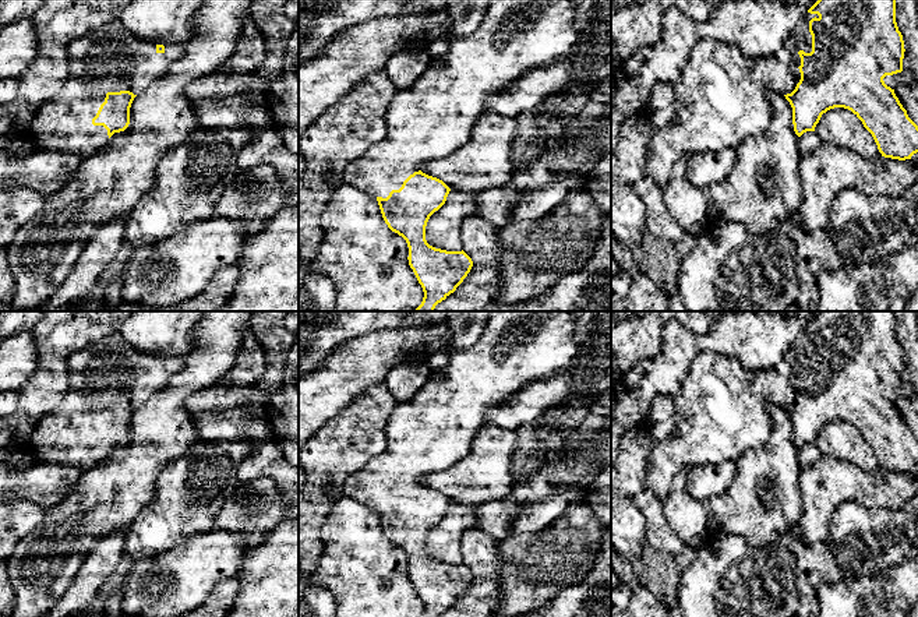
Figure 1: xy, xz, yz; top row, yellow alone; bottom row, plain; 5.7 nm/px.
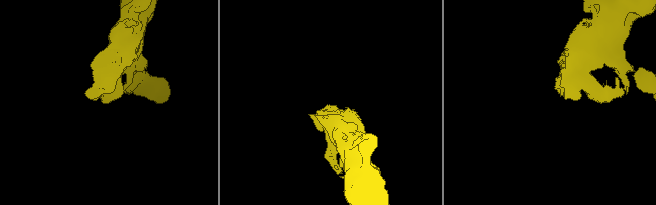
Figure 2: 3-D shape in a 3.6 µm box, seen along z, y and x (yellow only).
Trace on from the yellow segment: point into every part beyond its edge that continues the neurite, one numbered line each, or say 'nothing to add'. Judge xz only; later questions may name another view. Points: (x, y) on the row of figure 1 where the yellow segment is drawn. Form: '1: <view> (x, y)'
1: xz (431, 119)

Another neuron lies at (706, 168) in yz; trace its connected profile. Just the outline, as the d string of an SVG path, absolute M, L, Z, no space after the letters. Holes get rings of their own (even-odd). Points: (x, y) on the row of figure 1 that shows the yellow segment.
M732 147L717 152L705 151L695 154L691 156L688 165L689 181L698 188L720 183L730 176L737 158L738 149Z

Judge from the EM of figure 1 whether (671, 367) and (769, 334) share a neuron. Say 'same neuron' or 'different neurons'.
same neuron

